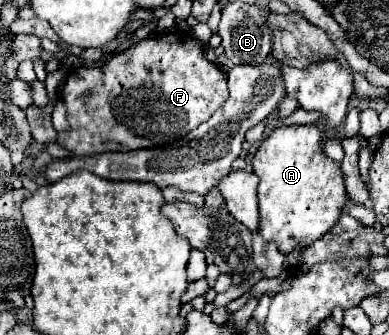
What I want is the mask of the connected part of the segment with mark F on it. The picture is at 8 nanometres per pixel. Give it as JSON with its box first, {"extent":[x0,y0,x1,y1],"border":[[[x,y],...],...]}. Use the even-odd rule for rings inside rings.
{"extent":[58,30,226,156],"border":[[[172,30],[154,38],[138,40],[102,68],[78,68],[68,74],[62,88],[62,100],[66,104],[70,130],[58,134],[58,144],[76,156],[166,146],[206,122],[226,102],[226,82],[226,74],[202,56],[202,44],[196,42],[192,34],[188,36]]]}

